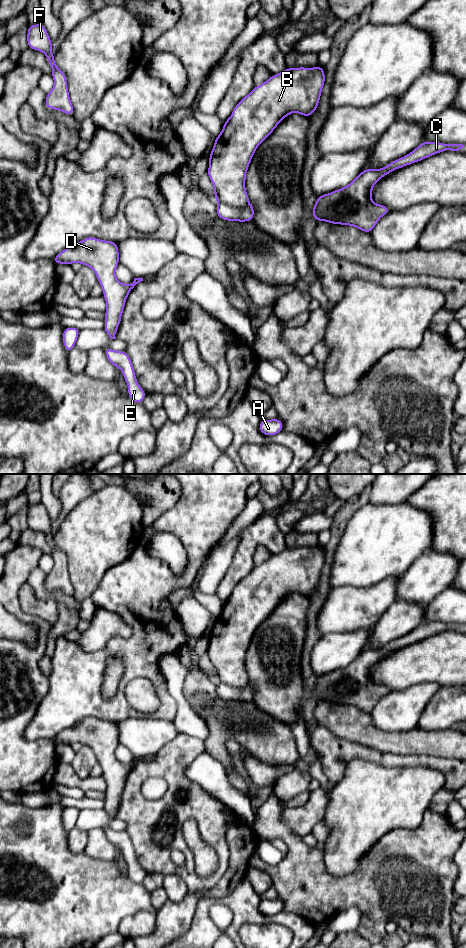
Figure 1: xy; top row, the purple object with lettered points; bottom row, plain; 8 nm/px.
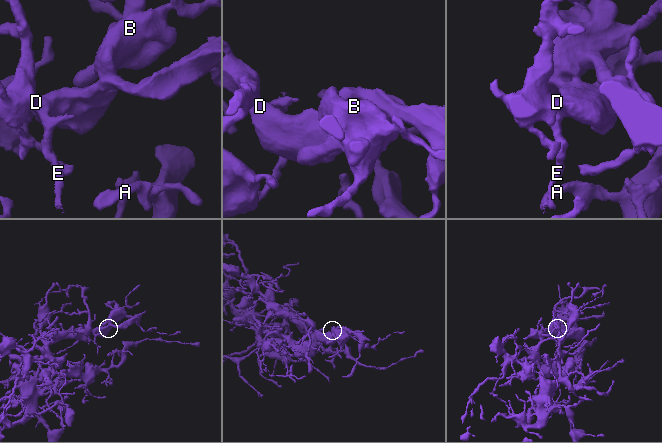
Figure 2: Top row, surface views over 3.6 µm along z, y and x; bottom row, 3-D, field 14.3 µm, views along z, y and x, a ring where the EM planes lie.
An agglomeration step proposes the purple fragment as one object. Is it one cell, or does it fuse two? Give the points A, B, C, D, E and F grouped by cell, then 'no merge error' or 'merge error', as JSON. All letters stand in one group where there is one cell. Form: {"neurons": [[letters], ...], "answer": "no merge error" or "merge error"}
{"neurons": [["A", "B", "C", "D", "E", "F"]], "answer": "no merge error"}

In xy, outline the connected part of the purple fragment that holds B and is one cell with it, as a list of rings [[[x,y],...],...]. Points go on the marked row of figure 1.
[[[321,66],[286,68],[271,77],[241,99],[224,122],[209,155],[207,174],[214,186],[217,201],[217,216],[225,221],[248,222],[254,218],[254,207],[249,203],[245,189],[246,173],[258,146],[275,130],[278,124],[291,113],[311,116],[317,109],[325,72]]]

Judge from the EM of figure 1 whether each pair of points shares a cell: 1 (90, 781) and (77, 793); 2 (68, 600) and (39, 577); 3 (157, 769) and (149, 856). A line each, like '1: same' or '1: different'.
1: different
2: same
3: same

